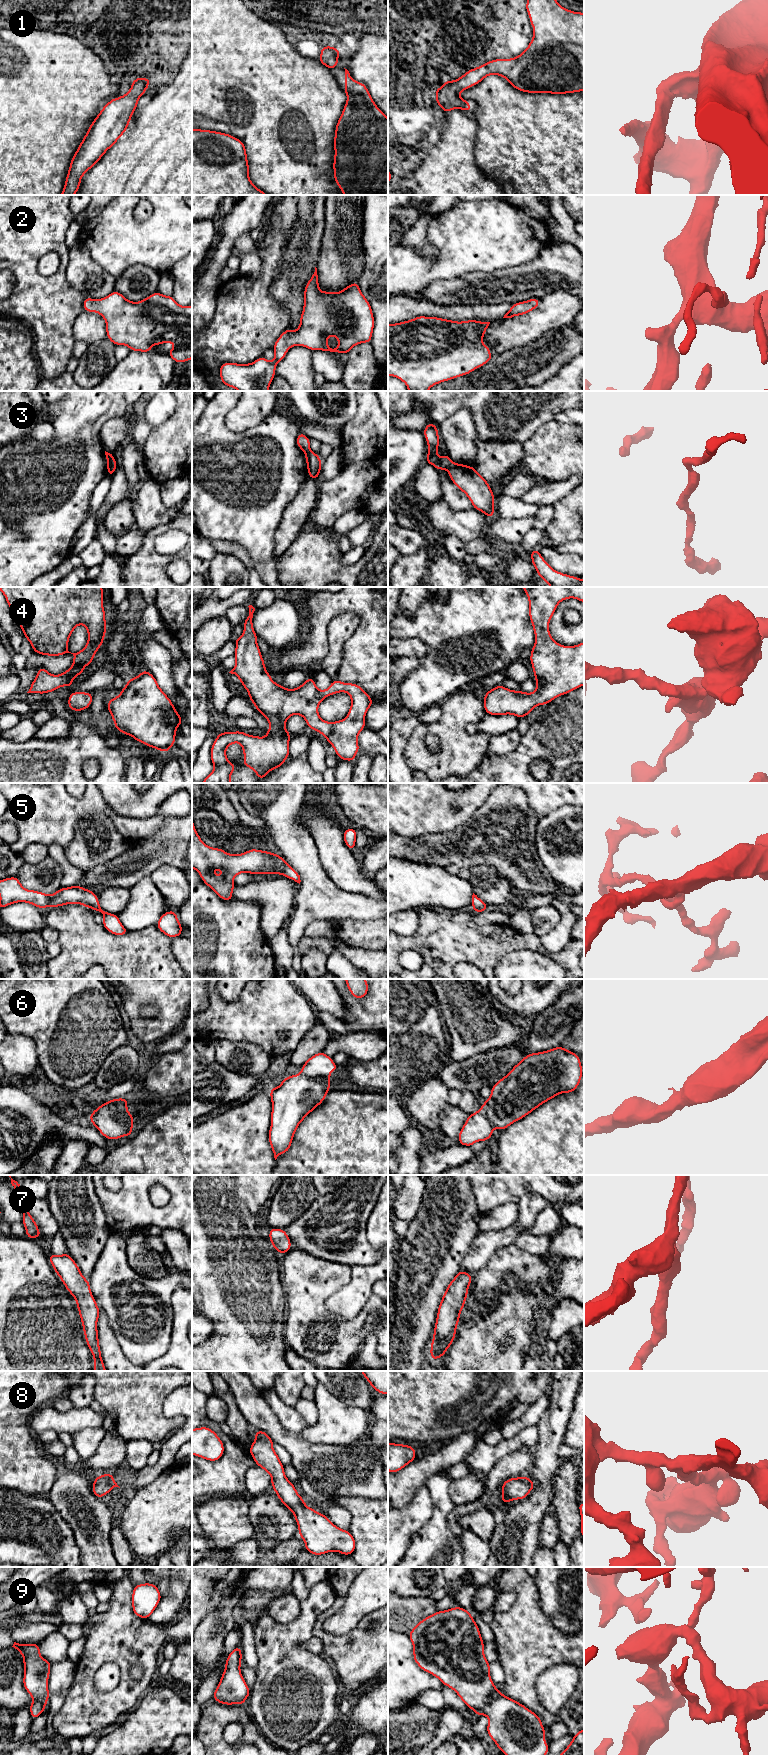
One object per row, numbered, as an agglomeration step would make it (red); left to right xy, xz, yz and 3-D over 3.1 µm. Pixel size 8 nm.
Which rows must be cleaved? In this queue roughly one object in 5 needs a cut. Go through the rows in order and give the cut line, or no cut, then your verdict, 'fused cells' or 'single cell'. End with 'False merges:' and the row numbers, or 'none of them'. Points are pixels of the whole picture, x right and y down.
1: cut none; single cell
2: cut none; single cell
3: cut xy (115, 462), (107, 473); fused cells
4: cut none; single cell
5: cut none; single cell
6: cut none; single cell
7: cut none; single cell
8: cut none; single cell
9: cut none; single cell
False merges: 3

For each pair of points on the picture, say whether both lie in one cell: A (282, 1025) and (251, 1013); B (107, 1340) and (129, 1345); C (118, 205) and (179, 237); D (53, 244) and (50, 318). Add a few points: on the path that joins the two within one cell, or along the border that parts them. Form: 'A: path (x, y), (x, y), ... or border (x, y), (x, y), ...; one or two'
A: path (274, 1017), (270, 1013), (259, 1013); one
B: border (108, 1322), (121, 1351), (129, 1360); two
C: path (129, 221), (145, 237), (163, 237); one
D: path (63, 262), (62, 271), (51, 300); one

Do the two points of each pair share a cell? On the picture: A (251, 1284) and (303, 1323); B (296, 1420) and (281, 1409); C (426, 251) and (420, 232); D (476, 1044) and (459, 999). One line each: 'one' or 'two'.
A: two
B: one
C: one
D: one

